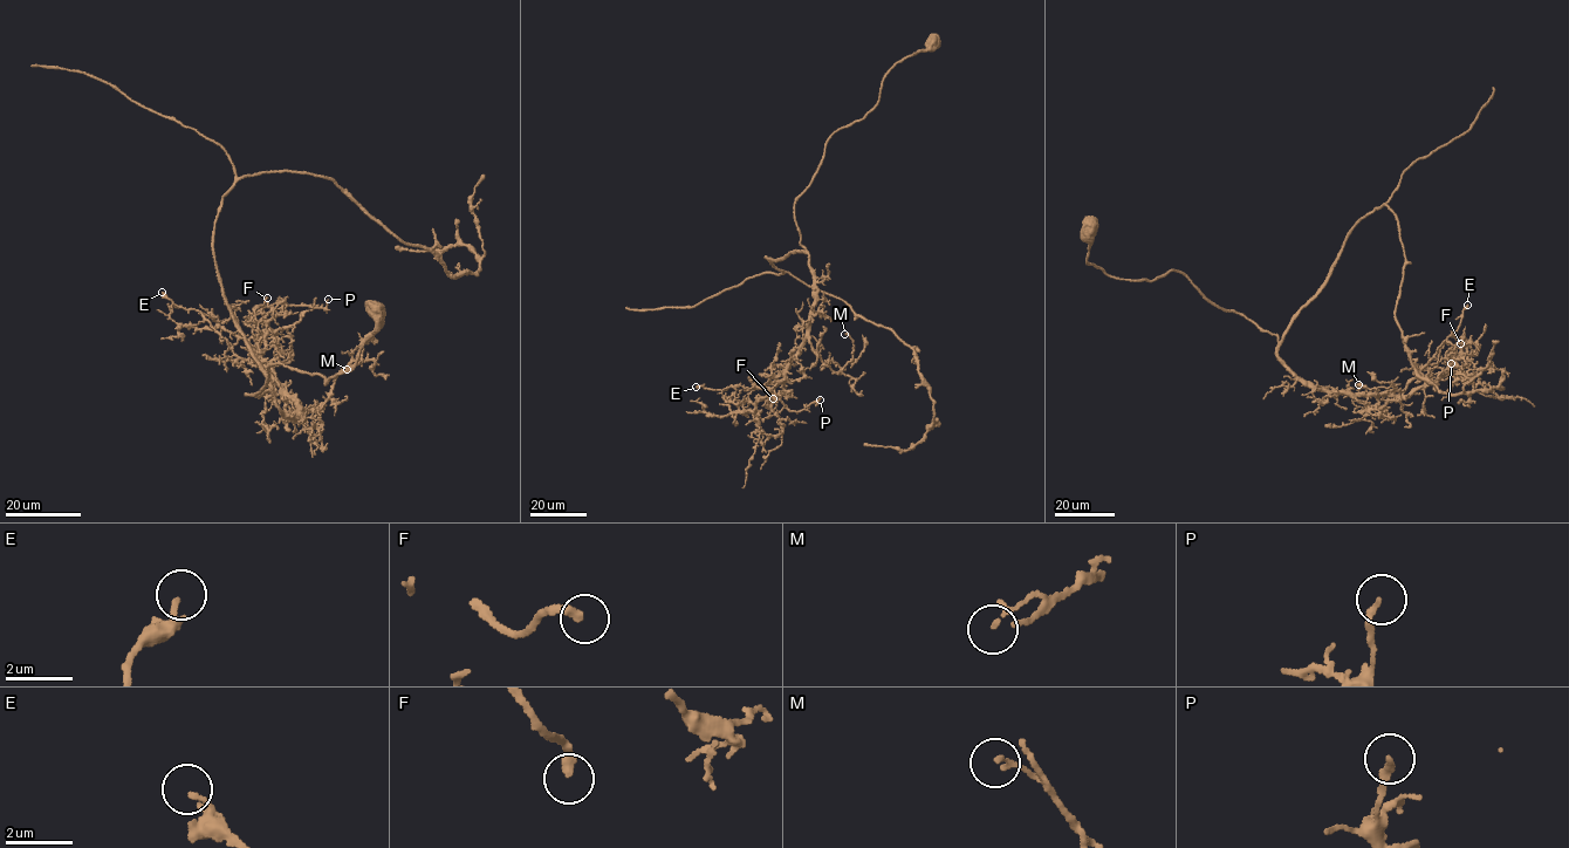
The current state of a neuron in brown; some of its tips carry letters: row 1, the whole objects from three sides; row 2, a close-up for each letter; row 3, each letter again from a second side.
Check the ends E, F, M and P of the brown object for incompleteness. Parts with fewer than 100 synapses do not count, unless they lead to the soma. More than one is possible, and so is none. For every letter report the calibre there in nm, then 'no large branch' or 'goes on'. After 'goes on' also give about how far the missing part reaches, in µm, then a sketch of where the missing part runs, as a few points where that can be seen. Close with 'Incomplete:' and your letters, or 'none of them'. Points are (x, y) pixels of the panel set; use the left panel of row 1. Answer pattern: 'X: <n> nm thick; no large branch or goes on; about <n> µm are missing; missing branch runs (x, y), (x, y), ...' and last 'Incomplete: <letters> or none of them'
E: 180 nm thick; no large branch
F: 280 nm thick; no large branch
M: 160 nm thick; no large branch
P: 180 nm thick; no large branch
Incomplete: none of them

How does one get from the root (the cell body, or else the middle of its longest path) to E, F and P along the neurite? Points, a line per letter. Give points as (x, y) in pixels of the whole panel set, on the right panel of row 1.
E: (1087, 227), (1087, 262), (1134, 280), (1182, 273), (1278, 335), (1286, 366), (1329, 390), (1411, 395), (1467, 305)
F: (1087, 227), (1087, 262), (1182, 273), (1322, 388), (1400, 396), (1460, 343)
P: (1087, 227), (1087, 262), (1182, 273), (1317, 387), (1408, 396), (1451, 363)

